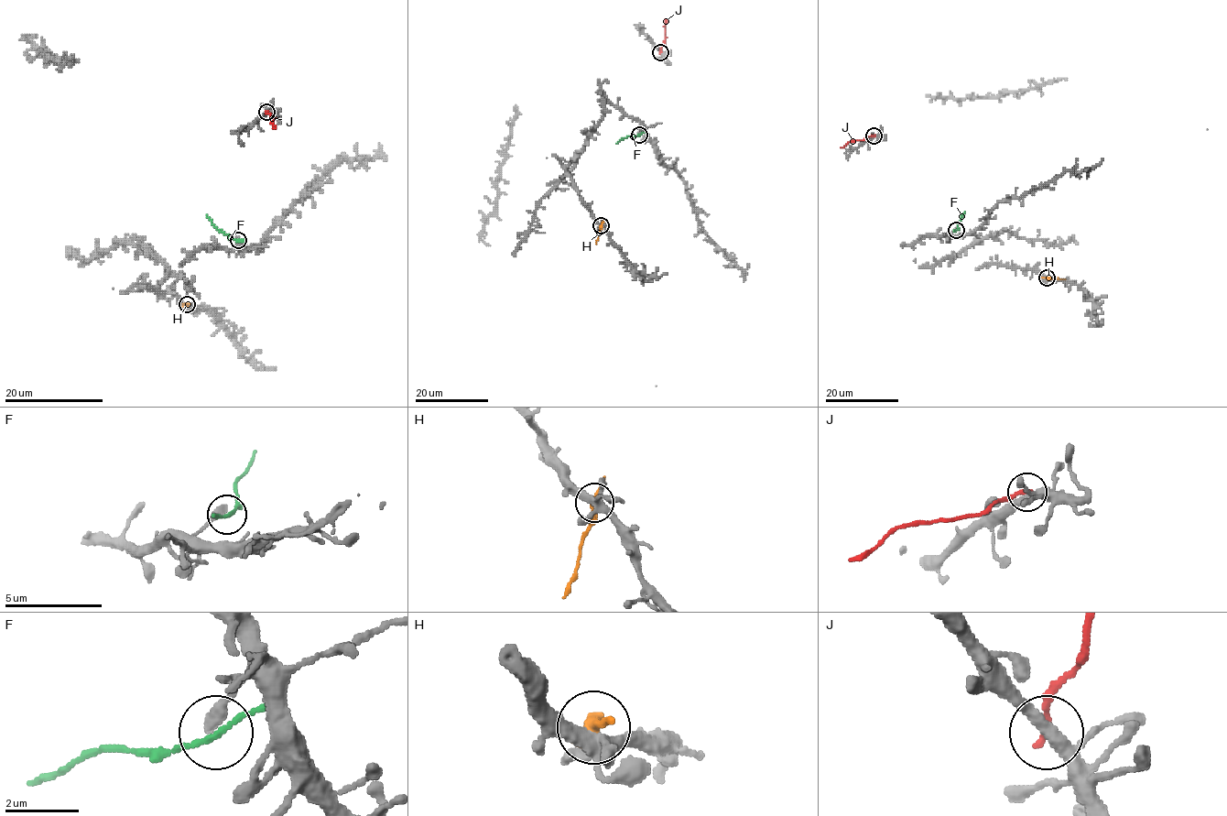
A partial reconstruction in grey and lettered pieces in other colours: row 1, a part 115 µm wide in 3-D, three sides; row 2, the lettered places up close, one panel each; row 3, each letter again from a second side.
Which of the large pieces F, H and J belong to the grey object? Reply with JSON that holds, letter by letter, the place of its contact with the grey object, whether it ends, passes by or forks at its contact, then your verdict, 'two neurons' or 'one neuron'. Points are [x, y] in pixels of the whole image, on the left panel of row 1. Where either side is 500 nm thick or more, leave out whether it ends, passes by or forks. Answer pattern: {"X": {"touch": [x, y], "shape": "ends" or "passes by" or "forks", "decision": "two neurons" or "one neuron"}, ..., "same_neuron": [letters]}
{"F": {"touch": [238, 240], "shape": "passes by", "decision": "two neurons"}, "H": {"touch": [187, 304], "shape": "passes by", "decision": "two neurons"}, "J": {"touch": [266, 112], "shape": "ends", "decision": "two neurons"}, "same_neuron": []}

